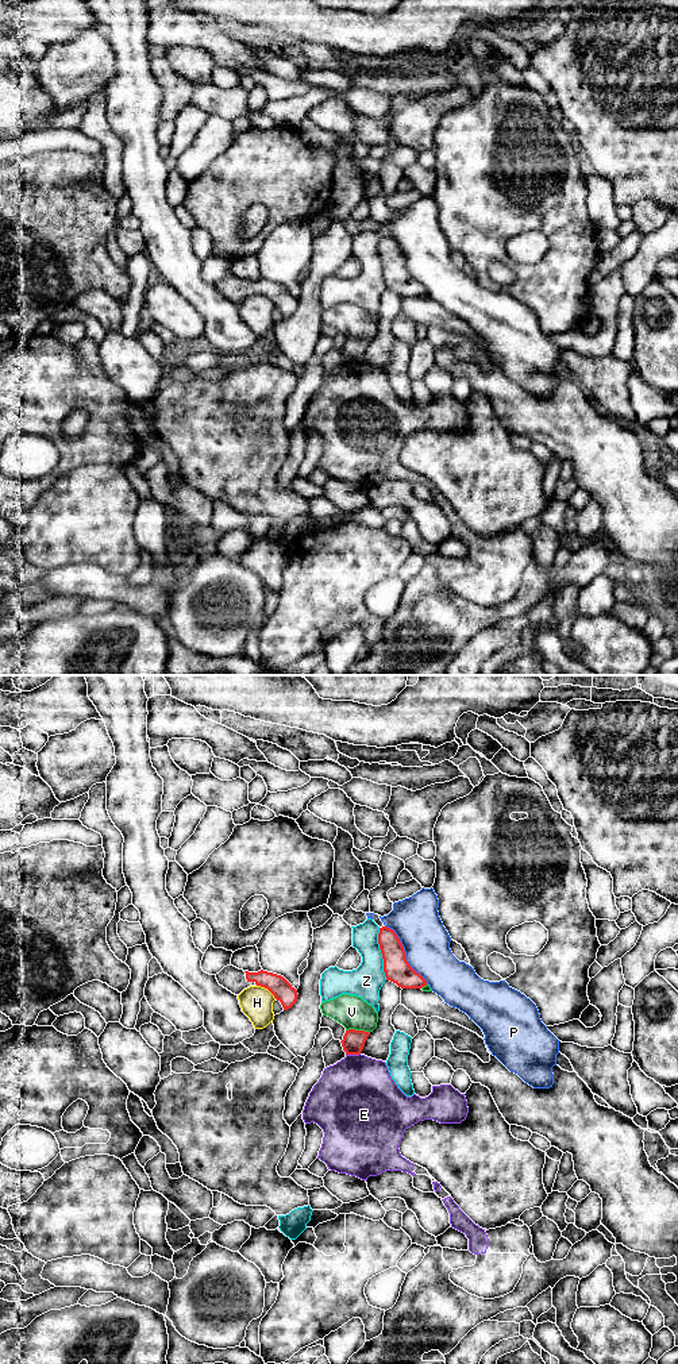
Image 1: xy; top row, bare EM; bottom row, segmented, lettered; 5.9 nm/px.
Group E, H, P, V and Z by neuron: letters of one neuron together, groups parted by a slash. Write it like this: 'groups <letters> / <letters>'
groups E / H / P / V / Z

